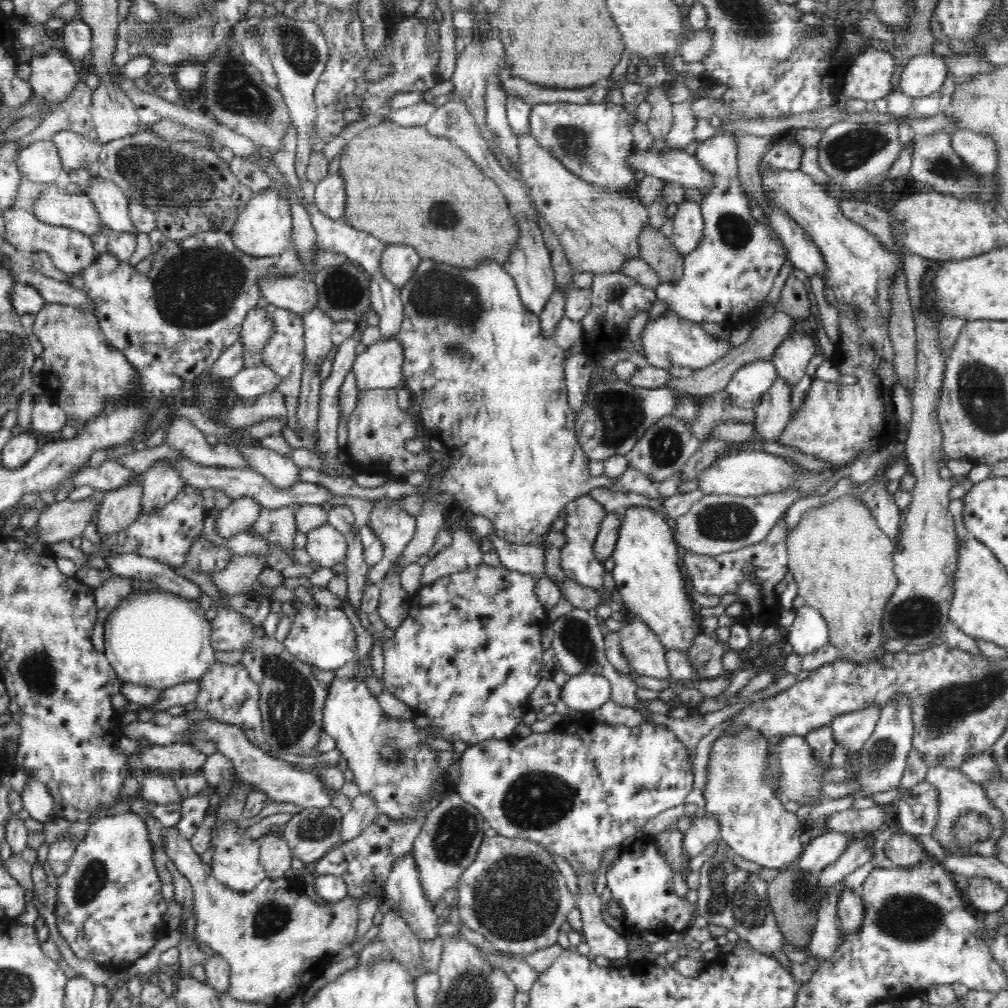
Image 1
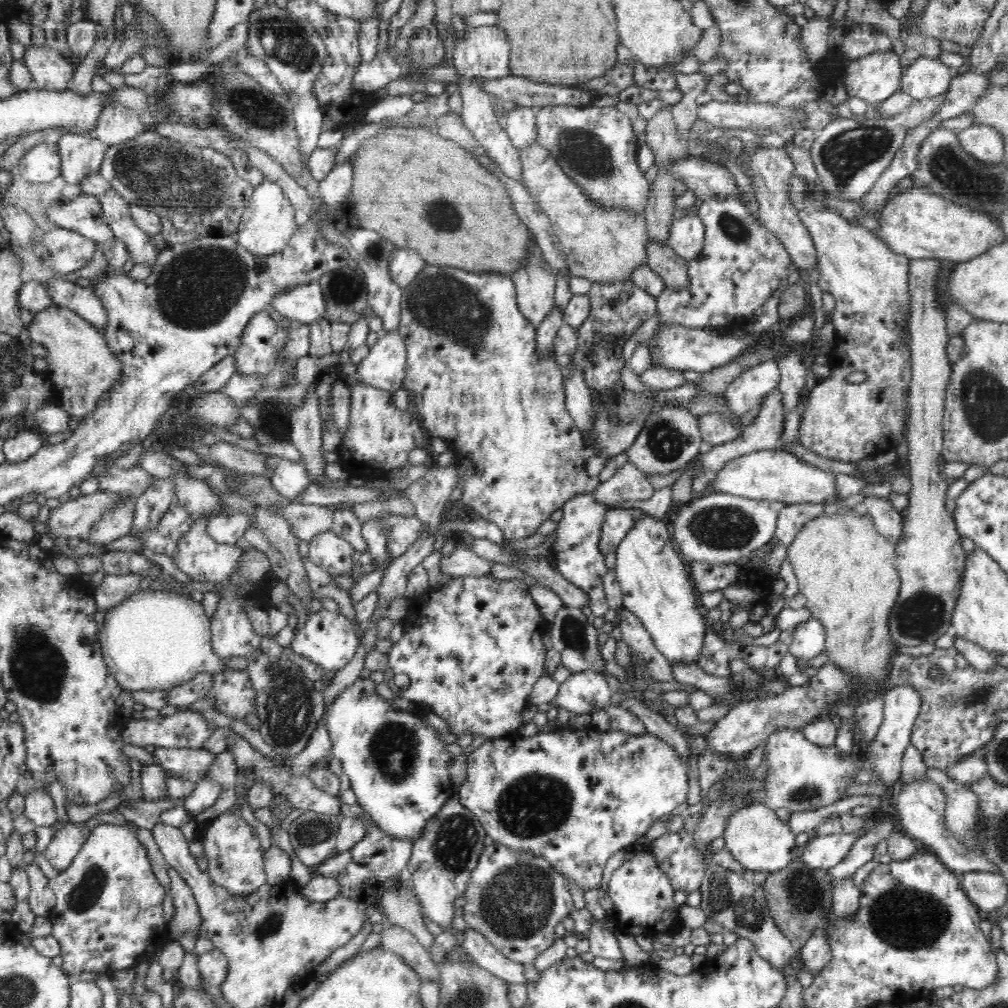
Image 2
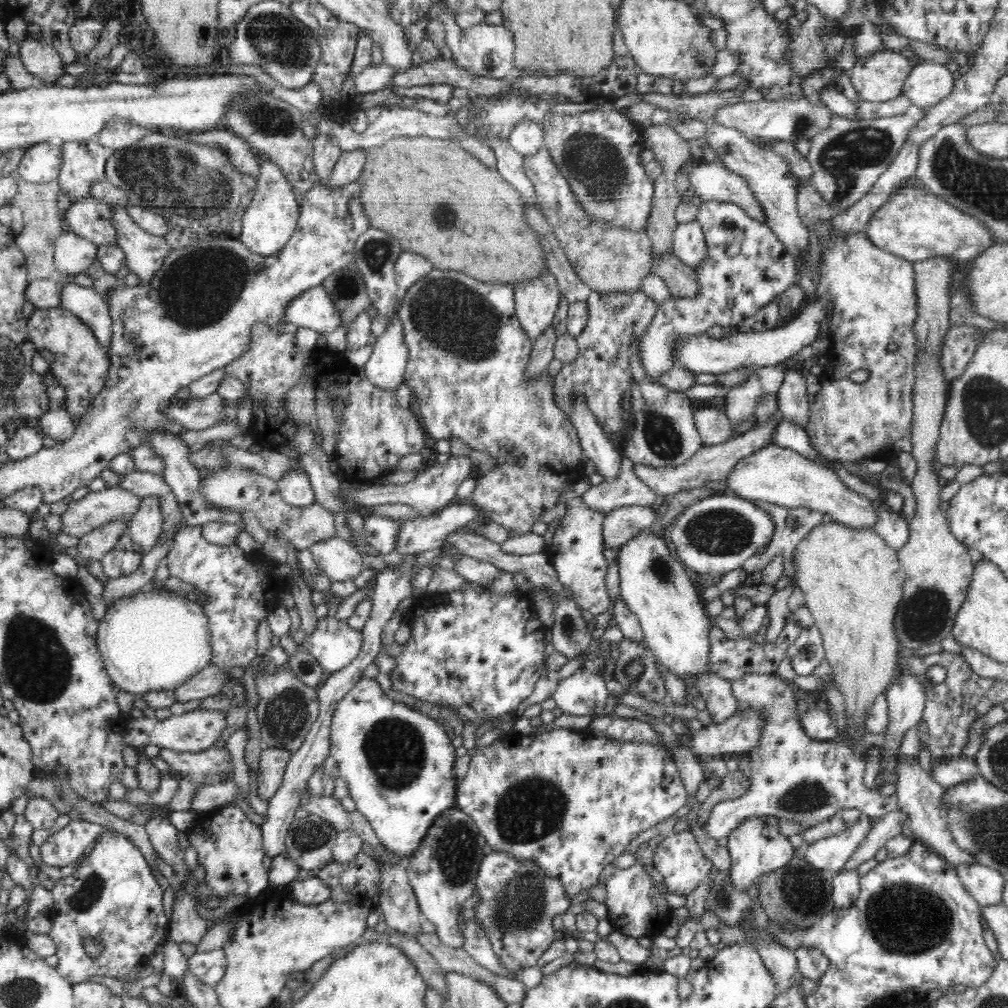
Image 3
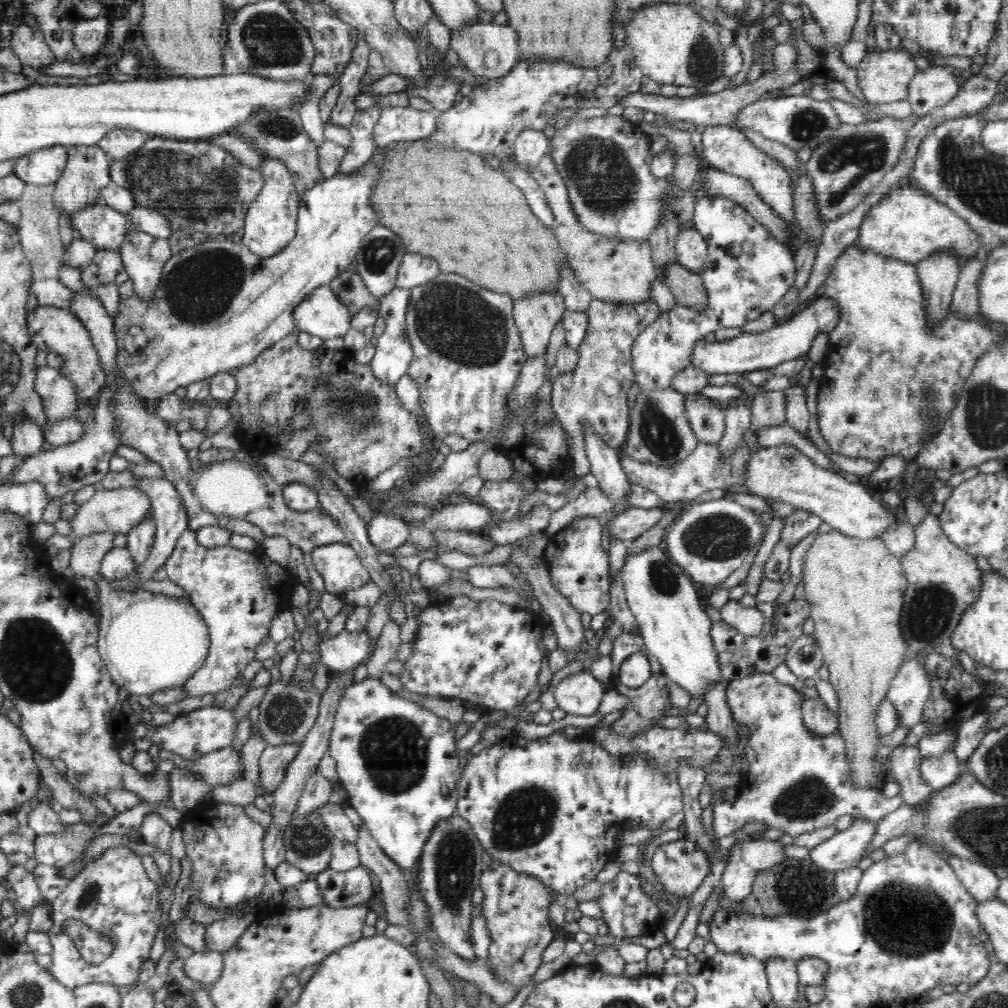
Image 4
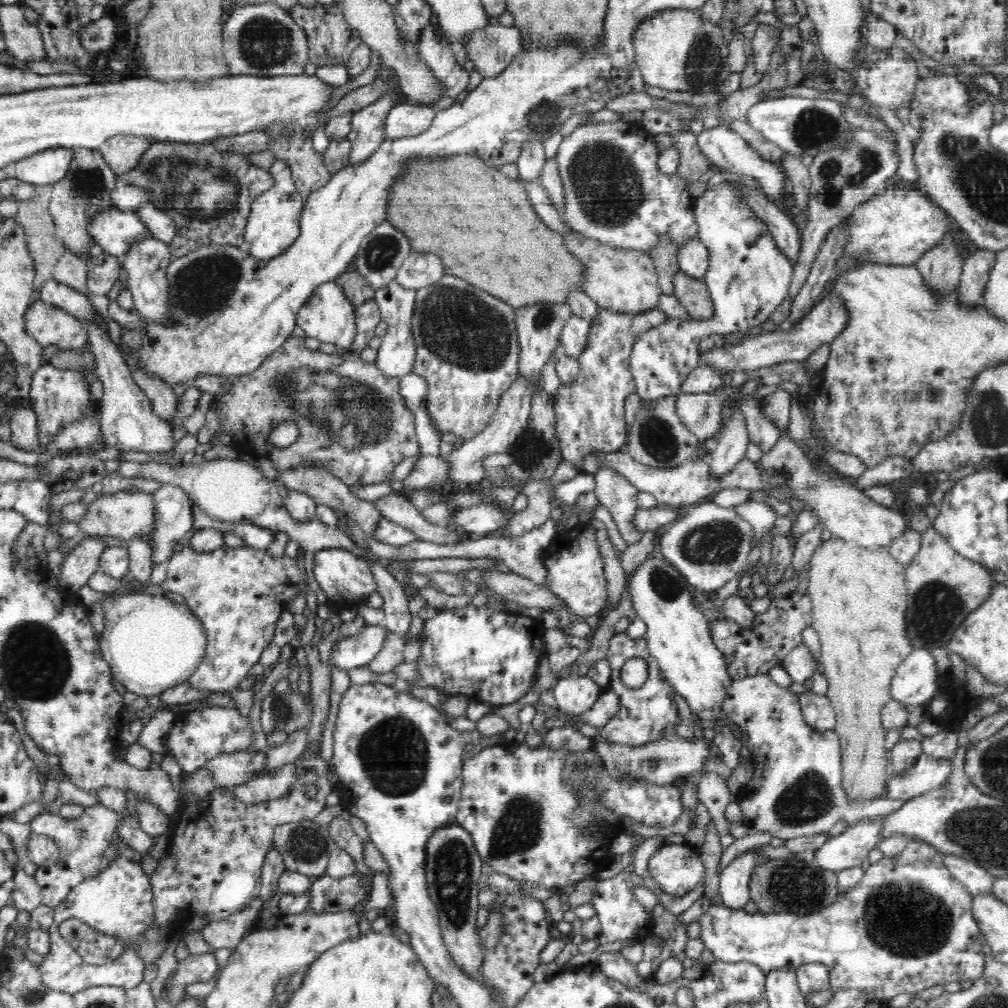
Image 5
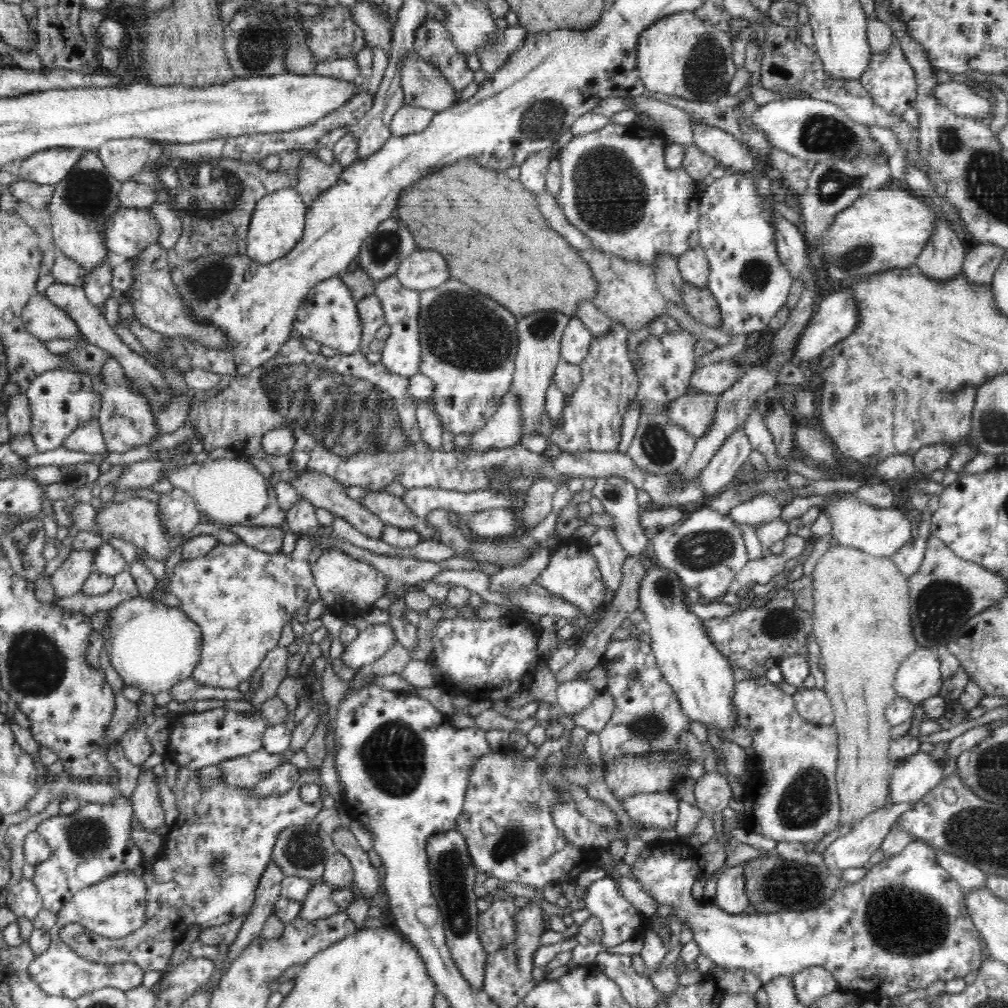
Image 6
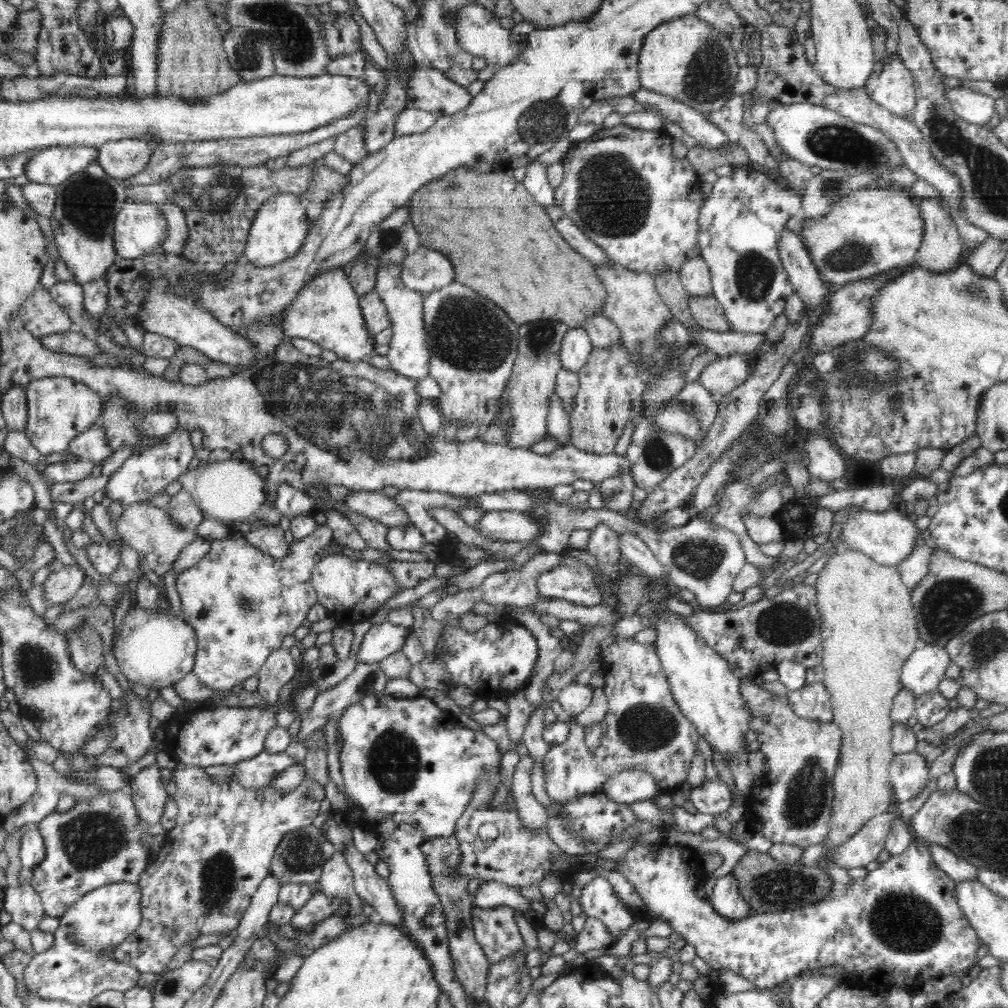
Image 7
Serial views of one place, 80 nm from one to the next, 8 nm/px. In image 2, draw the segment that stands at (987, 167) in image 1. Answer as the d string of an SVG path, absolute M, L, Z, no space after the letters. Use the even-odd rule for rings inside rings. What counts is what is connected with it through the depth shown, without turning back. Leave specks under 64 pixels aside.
M970 126L958 133L958 141L968 153L982 163L1002 163L1004 137L992 126Z

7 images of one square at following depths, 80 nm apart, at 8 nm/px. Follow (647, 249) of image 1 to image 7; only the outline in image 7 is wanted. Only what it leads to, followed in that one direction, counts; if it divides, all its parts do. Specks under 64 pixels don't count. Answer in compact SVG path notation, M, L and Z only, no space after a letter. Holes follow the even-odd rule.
M712 294L710 296L688 296L688 308L701 328L714 332L728 332L732 328L724 314L724 307Z

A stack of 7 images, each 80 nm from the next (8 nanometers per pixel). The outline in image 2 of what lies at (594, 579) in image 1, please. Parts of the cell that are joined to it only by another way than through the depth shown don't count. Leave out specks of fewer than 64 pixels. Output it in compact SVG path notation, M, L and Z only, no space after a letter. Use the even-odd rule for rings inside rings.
M578 494L570 498L564 506L564 516L555 531L554 545L550 546L550 552L555 556L557 571L566 577L572 584L590 597L590 610L592 618L599 621L610 610L605 592L602 587L602 578L607 572L604 563L604 555L599 550L601 529L607 514L608 508L592 499L592 494Z

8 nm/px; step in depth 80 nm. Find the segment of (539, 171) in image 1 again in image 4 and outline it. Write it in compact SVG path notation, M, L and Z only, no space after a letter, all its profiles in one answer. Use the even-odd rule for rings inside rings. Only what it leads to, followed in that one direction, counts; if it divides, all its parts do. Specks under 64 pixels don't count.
M544 154L540 162L531 168L530 175L544 191L544 197L554 213L554 234L558 244L566 253L567 262L575 272L578 282L588 290L593 298L616 304L636 304L651 299L650 286L657 278L657 271L652 258L651 246L648 240L616 240L604 238L589 230L584 230L574 214L567 186L557 171L551 155Z

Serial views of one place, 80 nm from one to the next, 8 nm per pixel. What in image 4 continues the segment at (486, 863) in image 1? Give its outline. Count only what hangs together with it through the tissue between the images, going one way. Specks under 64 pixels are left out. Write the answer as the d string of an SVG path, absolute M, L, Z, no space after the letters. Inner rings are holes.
M495 860L483 870L480 888L485 896L481 914L486 919L491 937L490 958L484 964L498 981L510 983L516 991L520 991L531 983L533 975L543 963L544 950L554 940L549 906L564 897L557 896L554 900L553 888L548 888L537 878L518 874L510 866L504 866Z

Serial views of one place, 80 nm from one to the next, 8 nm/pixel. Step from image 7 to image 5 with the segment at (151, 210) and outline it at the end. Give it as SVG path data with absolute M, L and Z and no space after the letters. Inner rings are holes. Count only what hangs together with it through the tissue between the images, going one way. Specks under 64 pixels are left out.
M118 208L96 214L88 224L88 233L96 241L99 251L114 257L126 254L134 242L151 236L146 223L136 211L122 211Z

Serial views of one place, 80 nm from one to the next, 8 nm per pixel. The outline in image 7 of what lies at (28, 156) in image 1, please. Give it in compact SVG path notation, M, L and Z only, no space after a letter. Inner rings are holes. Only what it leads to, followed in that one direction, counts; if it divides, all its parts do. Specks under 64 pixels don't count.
M58 145L36 151L26 164L29 180L56 186L98 161L99 146Z

